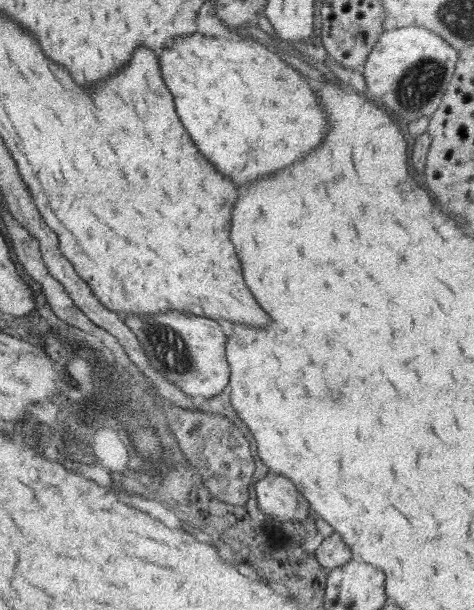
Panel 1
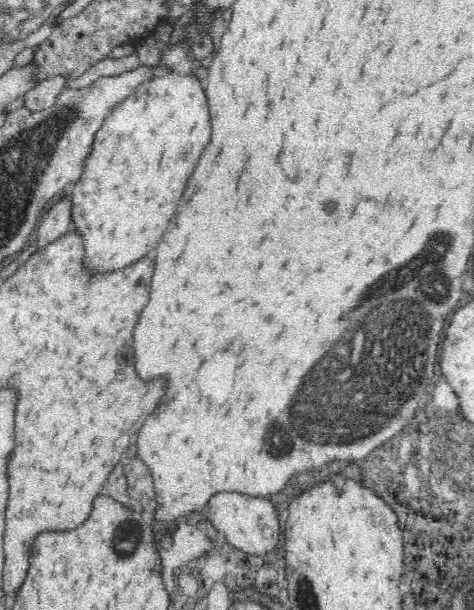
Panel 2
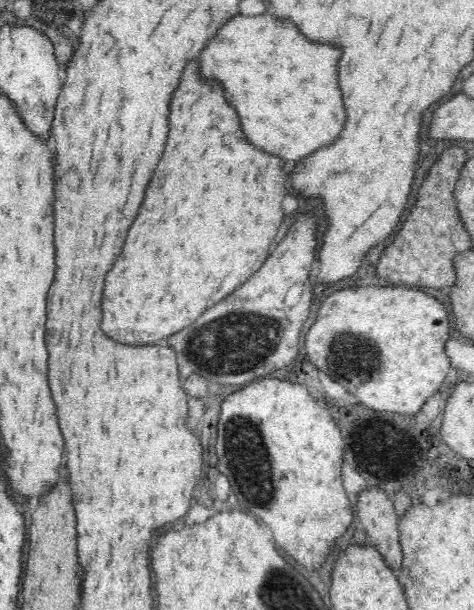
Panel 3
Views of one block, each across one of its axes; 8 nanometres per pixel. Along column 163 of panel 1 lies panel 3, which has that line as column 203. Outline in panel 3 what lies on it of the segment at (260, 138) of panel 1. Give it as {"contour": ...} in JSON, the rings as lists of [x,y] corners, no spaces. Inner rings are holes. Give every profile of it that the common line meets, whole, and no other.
{"contour":[[[234,16],[222,26],[206,48],[200,52],[200,80],[218,84],[224,90],[224,100],[238,112],[238,120],[246,140],[282,160],[298,160],[320,146],[330,144],[344,120],[344,106],[338,90],[336,62],[340,52],[330,46],[310,44],[294,24],[274,22],[274,16]]]}

